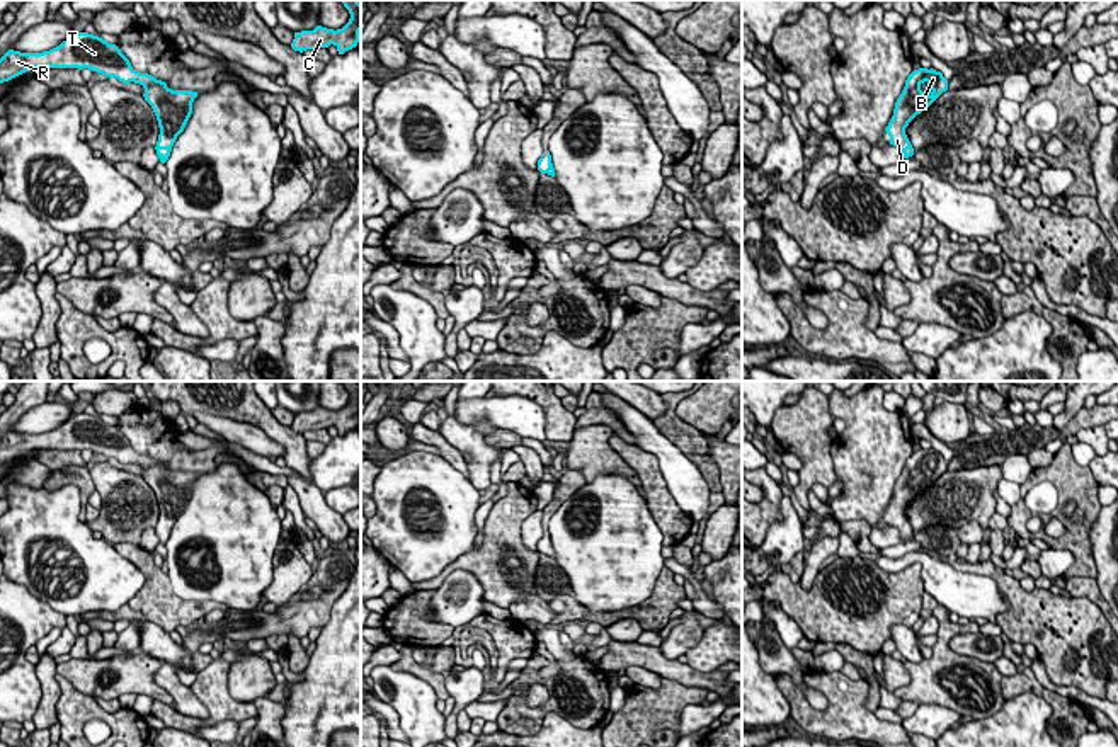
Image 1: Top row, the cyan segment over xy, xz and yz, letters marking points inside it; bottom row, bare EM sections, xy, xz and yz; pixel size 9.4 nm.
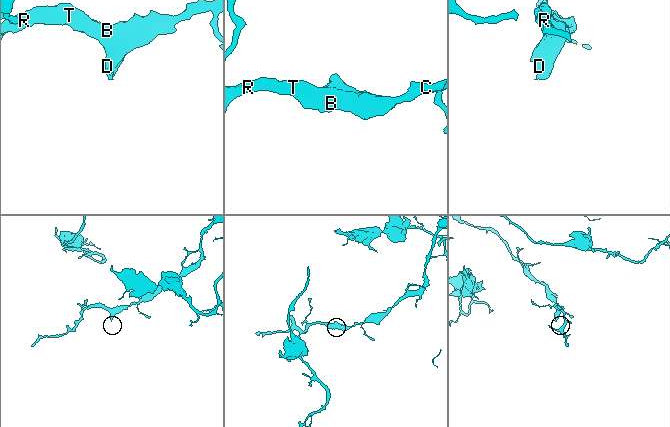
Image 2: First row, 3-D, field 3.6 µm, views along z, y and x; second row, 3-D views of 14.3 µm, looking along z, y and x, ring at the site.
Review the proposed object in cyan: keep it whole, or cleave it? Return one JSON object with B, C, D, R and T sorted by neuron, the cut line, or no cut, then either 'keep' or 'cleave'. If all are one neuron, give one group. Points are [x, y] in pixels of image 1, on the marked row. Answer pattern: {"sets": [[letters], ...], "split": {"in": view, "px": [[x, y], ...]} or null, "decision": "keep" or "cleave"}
{"sets": [["B", "C", "D", "R", "T"]], "split": null, "decision": "keep"}

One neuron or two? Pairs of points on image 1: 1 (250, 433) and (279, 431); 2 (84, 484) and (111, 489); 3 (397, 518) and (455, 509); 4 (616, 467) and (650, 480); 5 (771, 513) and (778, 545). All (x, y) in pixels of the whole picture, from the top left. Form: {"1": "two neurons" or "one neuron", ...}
{"1": "two neurons", "2": "two neurons", "3": "one neuron", "4": "two neurons", "5": "two neurons"}

